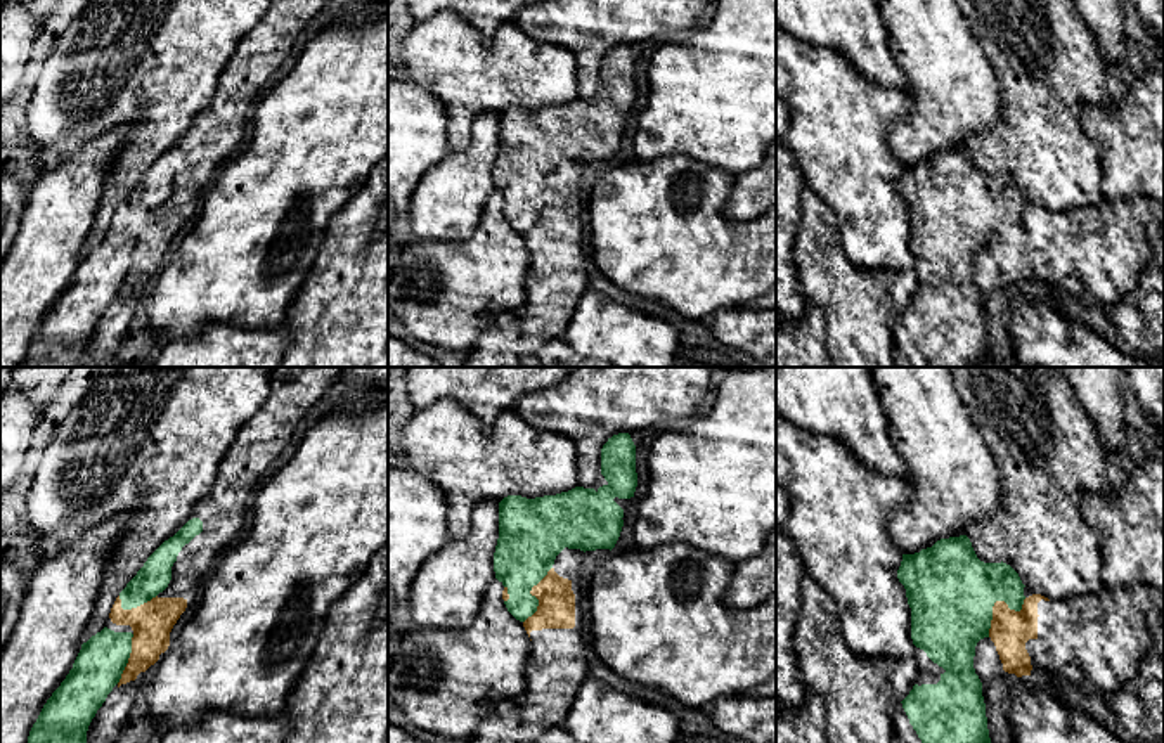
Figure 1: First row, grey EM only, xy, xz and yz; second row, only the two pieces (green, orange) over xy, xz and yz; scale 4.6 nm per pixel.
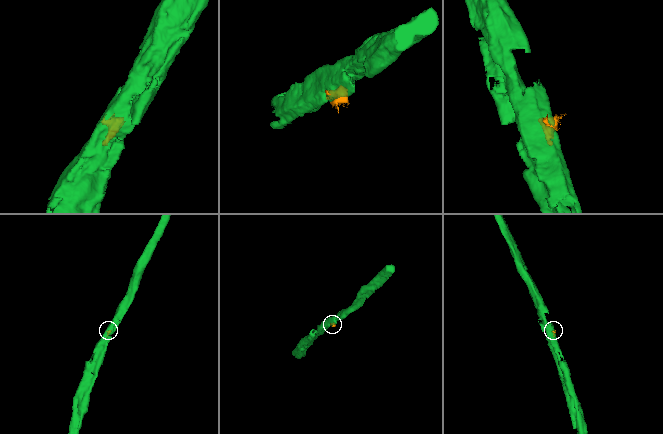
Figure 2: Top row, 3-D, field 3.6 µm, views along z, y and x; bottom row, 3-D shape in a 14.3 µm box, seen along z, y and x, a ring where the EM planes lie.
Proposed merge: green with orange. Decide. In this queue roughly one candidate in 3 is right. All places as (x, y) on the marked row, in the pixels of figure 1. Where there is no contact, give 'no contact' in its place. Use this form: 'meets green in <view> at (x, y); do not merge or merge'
meets green in yz at (996, 600); do not merge

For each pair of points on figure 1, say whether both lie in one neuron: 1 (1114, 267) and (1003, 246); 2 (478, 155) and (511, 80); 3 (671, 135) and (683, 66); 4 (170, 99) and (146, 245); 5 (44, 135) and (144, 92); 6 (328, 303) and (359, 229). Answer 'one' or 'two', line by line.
1: one
2: two
3: one
4: two
5: one
6: one

